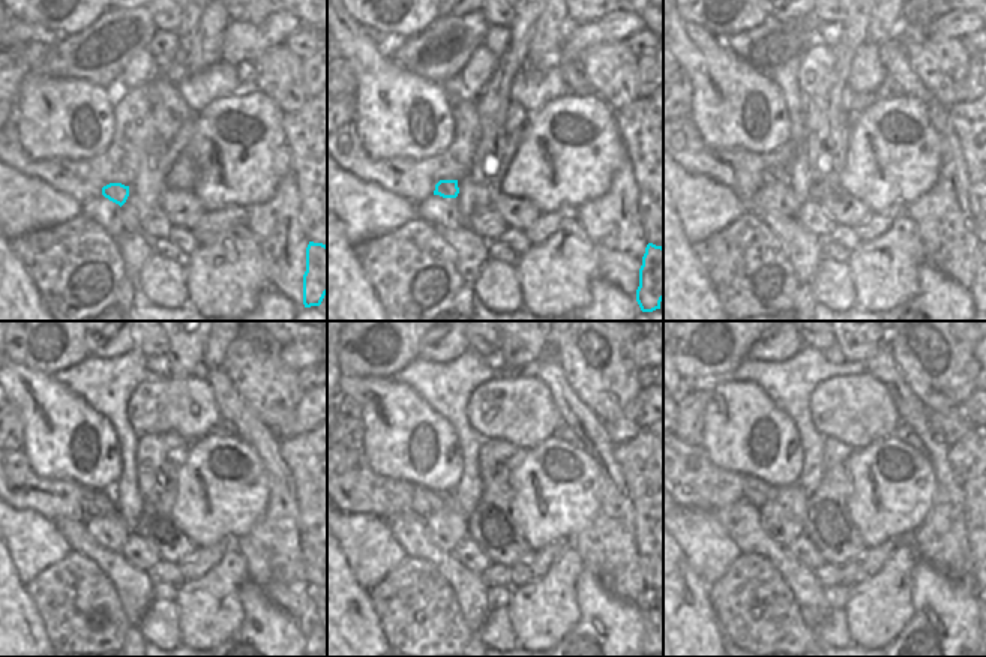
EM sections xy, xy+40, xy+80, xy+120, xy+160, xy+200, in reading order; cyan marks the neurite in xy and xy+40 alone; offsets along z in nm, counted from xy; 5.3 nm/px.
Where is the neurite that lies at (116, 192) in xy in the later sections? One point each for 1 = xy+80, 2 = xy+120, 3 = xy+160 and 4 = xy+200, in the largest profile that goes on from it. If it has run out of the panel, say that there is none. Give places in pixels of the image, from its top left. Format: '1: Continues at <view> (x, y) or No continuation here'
1: Continues at xy+80 (775, 176)
2: Continues at xy+120 (95, 503)
3: Continues at xy+160 (425, 501)
4: Continues at xy+200 (758, 492)

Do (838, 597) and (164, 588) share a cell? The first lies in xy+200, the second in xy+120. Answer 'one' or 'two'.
one

